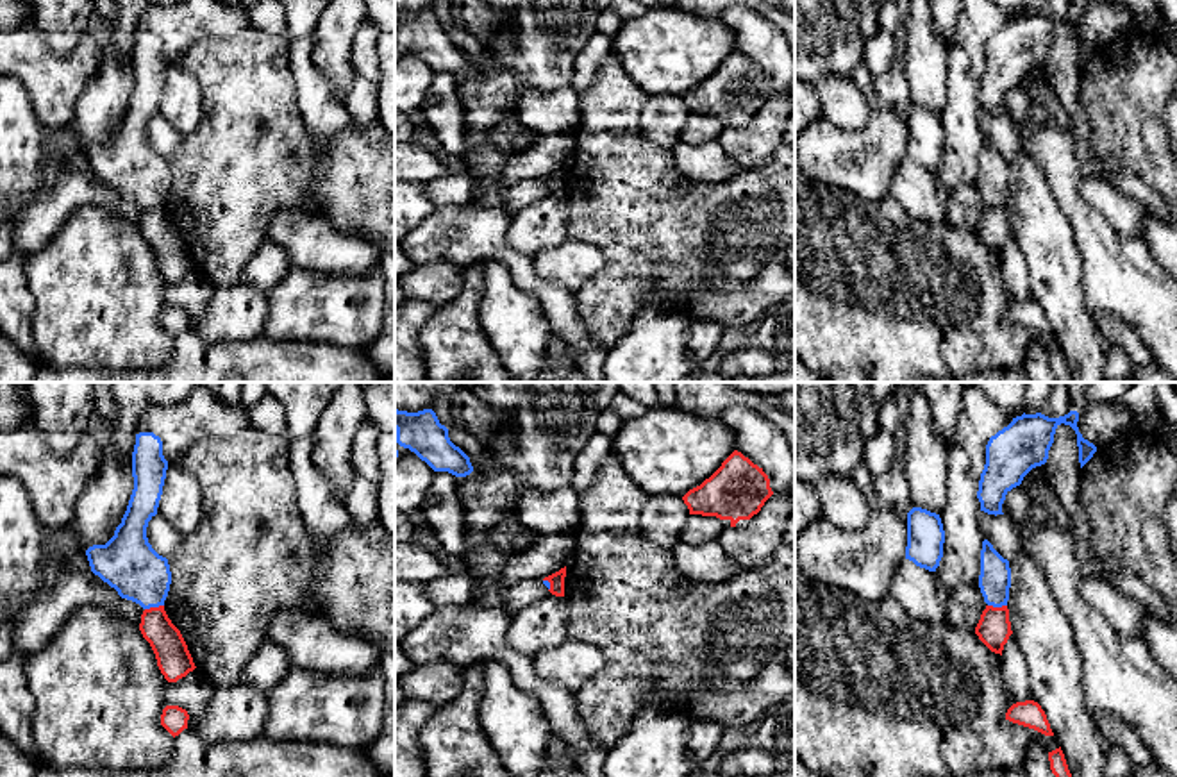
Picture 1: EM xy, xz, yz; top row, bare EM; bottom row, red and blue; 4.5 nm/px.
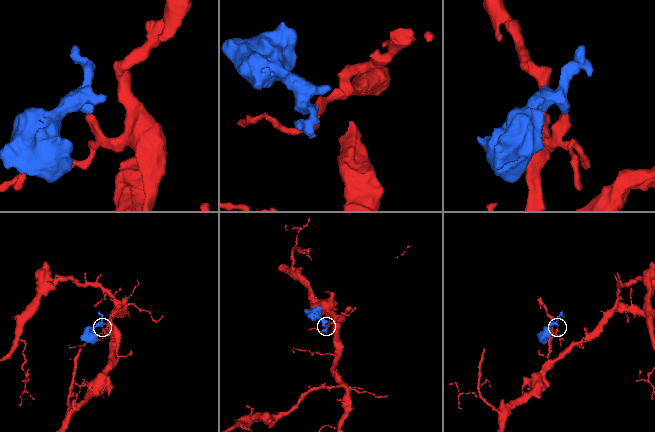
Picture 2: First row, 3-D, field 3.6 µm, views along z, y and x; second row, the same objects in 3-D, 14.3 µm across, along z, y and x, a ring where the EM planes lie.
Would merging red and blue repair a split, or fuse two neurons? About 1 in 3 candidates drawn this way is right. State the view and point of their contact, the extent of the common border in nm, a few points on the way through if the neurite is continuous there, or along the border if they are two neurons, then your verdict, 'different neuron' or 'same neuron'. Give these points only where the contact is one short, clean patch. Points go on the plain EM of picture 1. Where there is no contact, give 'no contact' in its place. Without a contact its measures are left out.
meets red in xy at (154, 208); contact 90 nm long; border along xy (163, 204), (145, 209); different neuron

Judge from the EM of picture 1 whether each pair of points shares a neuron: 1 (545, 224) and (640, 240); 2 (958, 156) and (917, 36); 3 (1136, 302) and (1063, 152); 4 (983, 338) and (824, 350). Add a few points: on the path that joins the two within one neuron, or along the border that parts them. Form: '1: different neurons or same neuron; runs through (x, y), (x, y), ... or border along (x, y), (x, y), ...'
1: different neurons; border along (563, 197), (567, 202), (568, 236)
2: different neurons; border along (947, 68), (947, 104), (938, 113)
3: same neuron; runs through (1111, 265), (1065, 190)
4: same neuron; runs through (943, 343), (863, 343)

